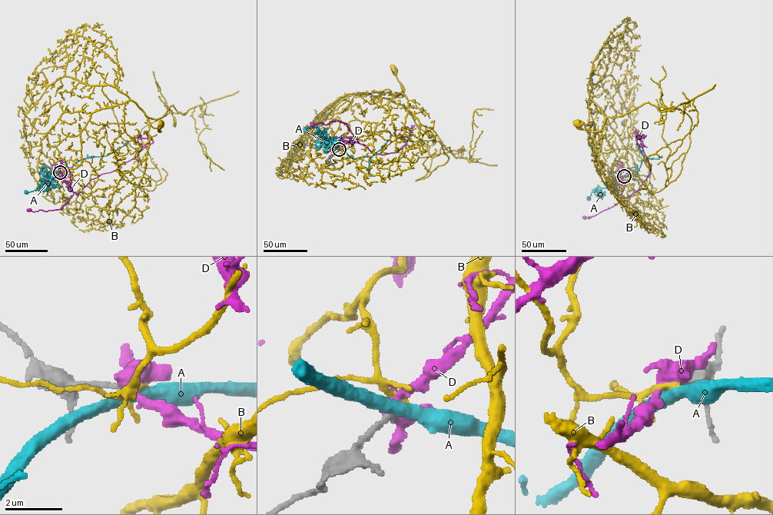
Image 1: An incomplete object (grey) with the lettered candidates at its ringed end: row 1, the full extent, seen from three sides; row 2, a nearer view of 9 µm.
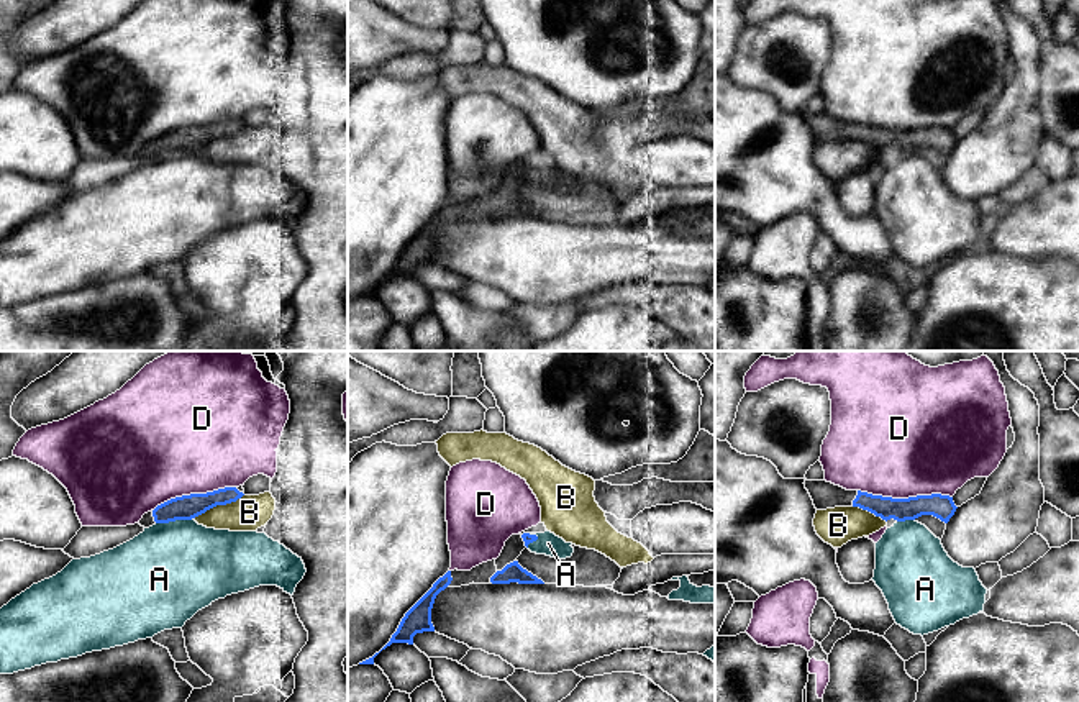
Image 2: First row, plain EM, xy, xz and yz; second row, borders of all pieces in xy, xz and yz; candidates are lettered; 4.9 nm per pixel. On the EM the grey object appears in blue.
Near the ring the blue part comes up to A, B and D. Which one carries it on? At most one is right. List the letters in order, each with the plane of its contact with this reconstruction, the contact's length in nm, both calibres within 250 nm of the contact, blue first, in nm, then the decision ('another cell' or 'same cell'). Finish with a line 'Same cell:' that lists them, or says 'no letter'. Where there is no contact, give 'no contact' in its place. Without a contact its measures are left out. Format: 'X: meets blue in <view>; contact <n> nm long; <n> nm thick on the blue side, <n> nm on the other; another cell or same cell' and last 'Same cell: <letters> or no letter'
A: meets blue in xy; contact 190 nm long; 120 nm thick on the blue side, 480 nm on the other; another cell
B: meets blue in xy; contact 280 nm long; 120 nm thick on the blue side, 170 nm on the other; another cell
D: meets blue in yz; contact 460 nm long; 120 nm thick on the blue side, 480 nm on the other; another cell
Same cell: no letter

